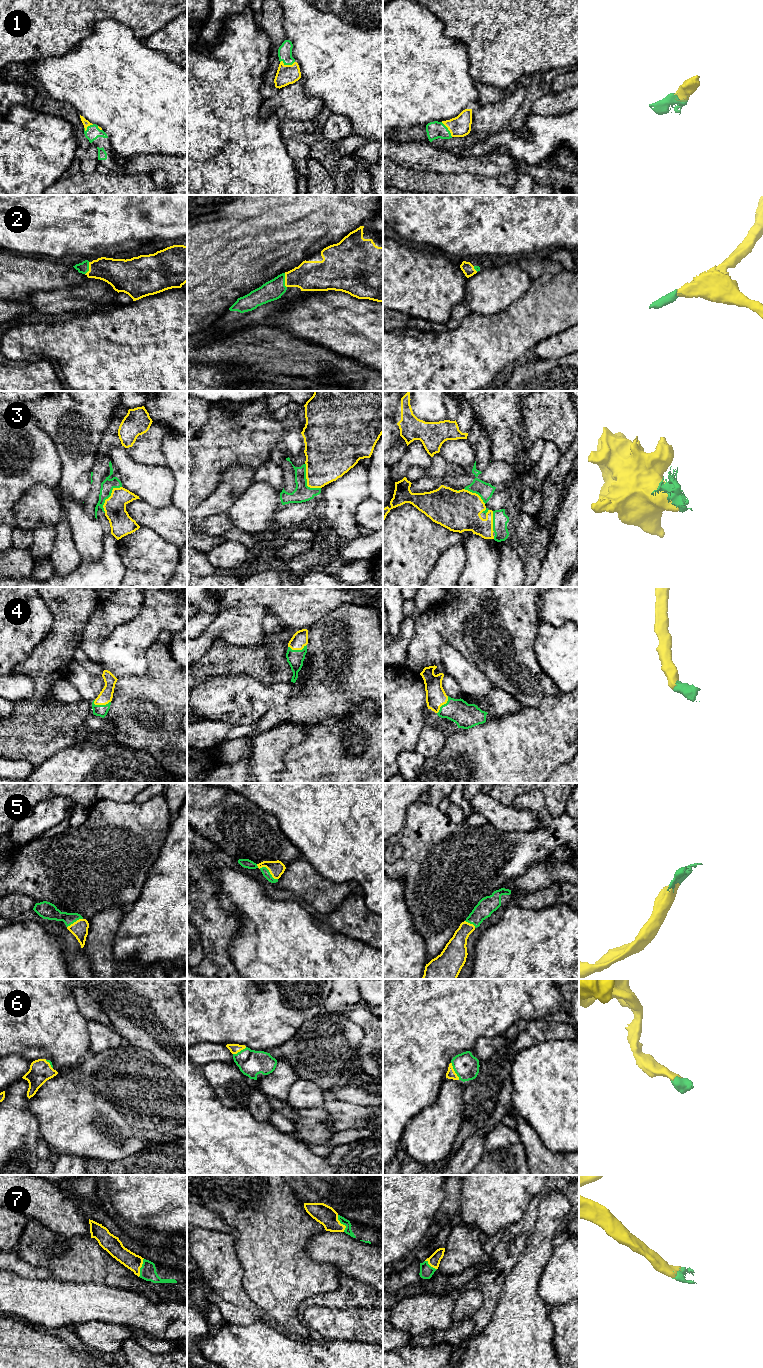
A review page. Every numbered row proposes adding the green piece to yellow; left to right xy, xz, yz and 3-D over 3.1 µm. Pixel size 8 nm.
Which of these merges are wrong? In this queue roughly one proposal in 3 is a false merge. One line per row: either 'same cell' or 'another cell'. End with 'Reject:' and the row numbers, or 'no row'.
1: same cell
2: same cell
3: same cell
4: same cell
5: same cell
6: same cell
7: same cell
Reject: no row

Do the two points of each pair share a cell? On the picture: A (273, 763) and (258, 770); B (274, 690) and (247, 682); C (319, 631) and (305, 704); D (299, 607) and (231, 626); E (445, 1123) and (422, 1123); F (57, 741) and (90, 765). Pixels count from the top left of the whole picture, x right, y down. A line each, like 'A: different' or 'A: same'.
A: same
B: same
C: same
D: same
E: same
F: different

